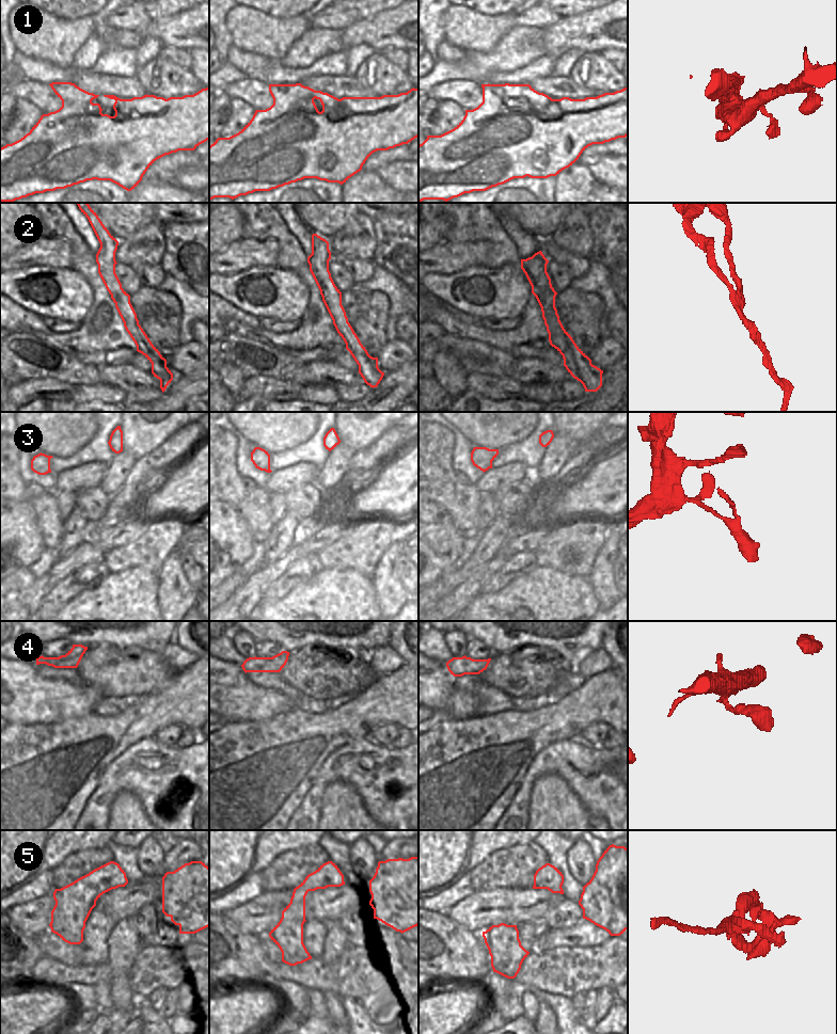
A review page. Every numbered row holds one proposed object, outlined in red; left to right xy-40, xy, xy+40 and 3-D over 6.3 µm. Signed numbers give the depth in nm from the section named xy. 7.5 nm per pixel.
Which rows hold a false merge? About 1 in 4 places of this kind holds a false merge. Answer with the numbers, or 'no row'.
2

